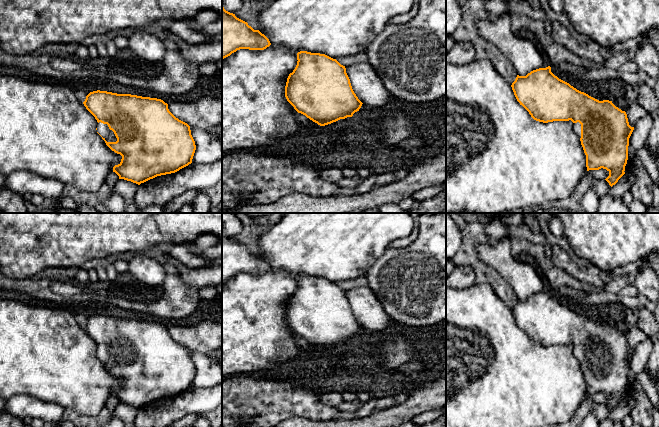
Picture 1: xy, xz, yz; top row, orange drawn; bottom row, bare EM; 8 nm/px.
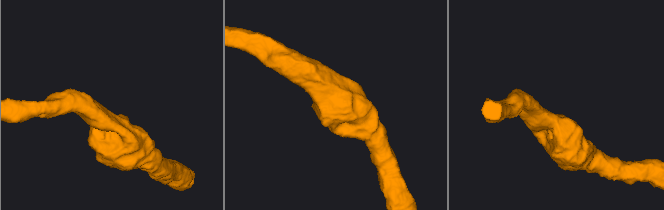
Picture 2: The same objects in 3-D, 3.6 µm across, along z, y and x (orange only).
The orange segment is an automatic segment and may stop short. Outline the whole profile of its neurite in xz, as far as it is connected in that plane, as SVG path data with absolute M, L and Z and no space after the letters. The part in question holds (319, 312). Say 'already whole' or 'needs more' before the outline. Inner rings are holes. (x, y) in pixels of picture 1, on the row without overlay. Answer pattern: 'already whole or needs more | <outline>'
already whole | M300 275L297 289L289 298L285 321L294 333L320 350L352 341L362 330L354 317L345 290L325 278Z

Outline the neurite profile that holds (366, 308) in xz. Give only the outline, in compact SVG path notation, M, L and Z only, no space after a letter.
M368 286L345 292L352 313L363 328L372 332L389 328L393 320L386 314L380 301Z

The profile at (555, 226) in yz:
M551 215L548 222L549 231L555 237L562 237L564 236L564 227L560 219L556 215Z

